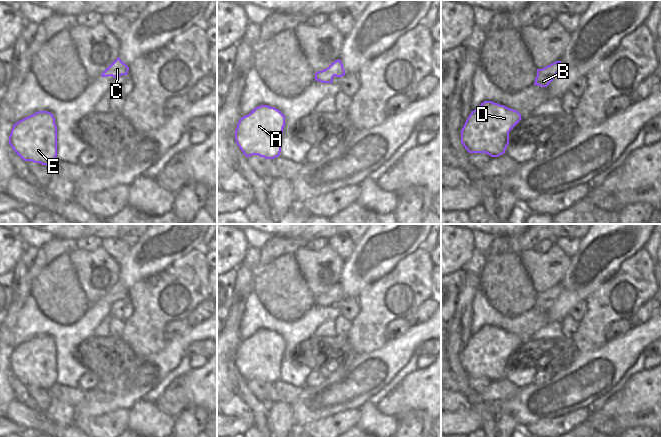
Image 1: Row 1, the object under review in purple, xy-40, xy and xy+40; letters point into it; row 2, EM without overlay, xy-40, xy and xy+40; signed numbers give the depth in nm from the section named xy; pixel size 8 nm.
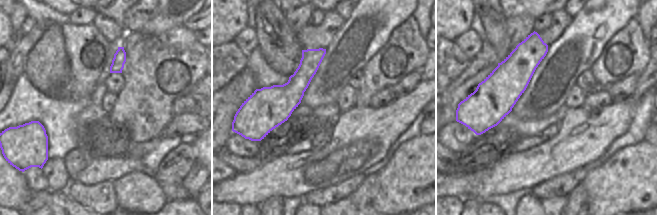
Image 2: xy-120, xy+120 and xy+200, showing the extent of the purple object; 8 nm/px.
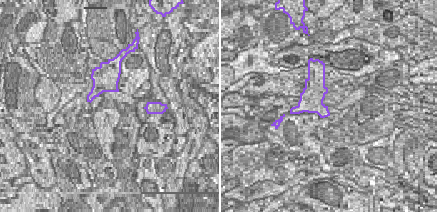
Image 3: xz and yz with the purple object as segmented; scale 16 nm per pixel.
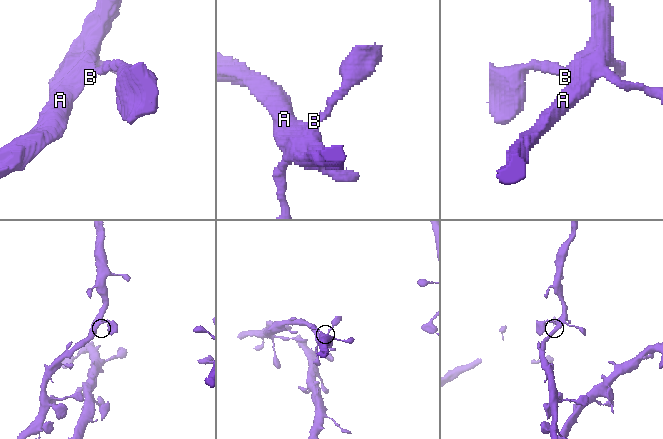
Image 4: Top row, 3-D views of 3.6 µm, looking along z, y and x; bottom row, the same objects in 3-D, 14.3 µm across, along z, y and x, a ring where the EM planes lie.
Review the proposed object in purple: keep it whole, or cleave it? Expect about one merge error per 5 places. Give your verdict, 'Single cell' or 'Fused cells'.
Single cell.

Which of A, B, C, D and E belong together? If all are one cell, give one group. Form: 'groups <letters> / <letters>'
groups A B C D E

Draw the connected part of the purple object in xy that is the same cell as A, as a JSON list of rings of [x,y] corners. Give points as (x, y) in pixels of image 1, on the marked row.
[[[260,105],[243,116],[235,130],[235,140],[246,157],[258,155],[274,159],[281,152],[285,116],[268,105]]]

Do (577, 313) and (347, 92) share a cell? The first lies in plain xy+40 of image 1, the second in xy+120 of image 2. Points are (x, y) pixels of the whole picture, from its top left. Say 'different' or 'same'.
different

